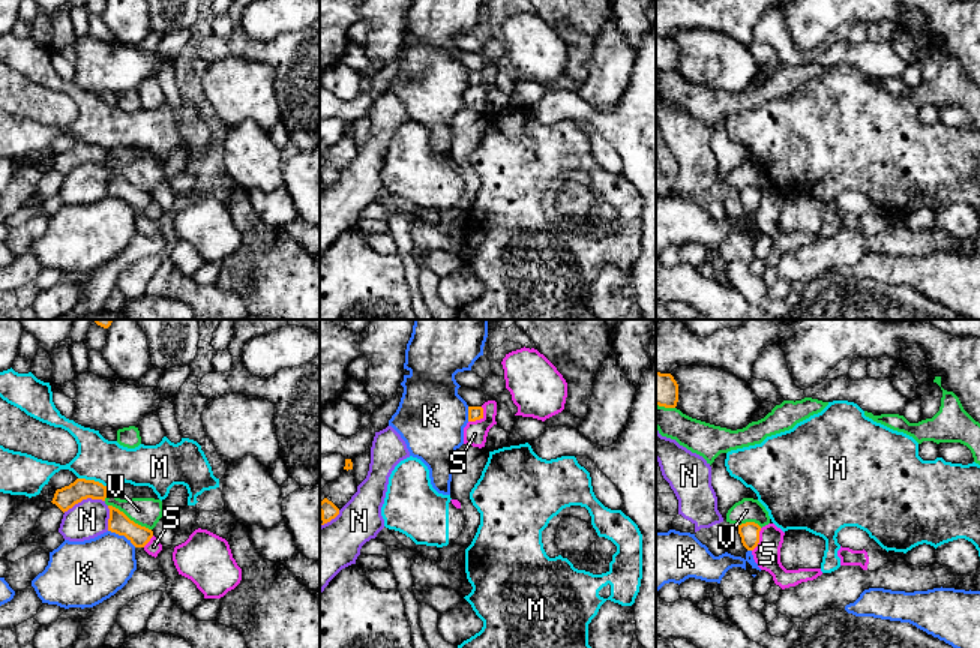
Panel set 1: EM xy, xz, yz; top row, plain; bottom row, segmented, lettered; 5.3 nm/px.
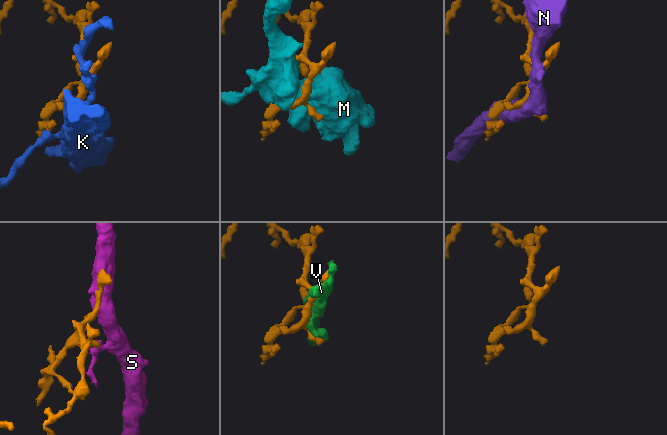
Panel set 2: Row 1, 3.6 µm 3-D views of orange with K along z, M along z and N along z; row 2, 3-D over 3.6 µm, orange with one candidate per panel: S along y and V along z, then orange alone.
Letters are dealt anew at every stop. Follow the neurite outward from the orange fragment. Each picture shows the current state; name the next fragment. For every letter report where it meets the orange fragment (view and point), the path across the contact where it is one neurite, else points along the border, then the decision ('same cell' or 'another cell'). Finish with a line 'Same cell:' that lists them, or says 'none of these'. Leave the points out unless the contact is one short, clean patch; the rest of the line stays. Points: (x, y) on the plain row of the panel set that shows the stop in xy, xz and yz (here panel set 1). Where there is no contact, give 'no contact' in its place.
K: contact xy (122, 198); border xy (108, 194), (123, 198), (135, 210); another cell
M: contact xy (93, 144); another cell
N: contact xy (83, 162); another cell
S: contact xz (479, 83); border xz (482, 71), (482, 80), (468, 86); another cell
V: contact xy (128, 182); another cell
Same cell: none of these

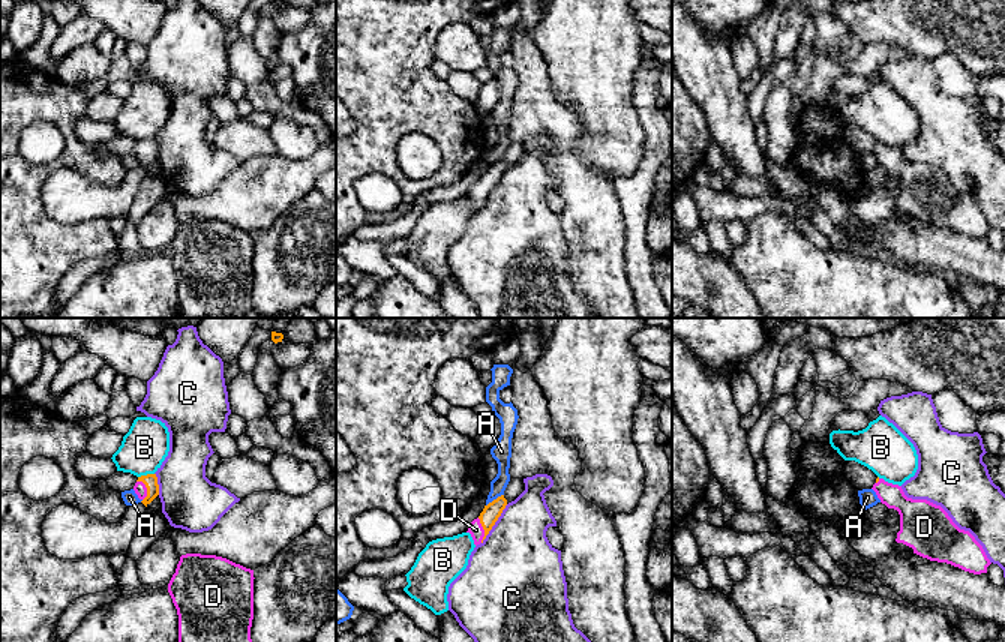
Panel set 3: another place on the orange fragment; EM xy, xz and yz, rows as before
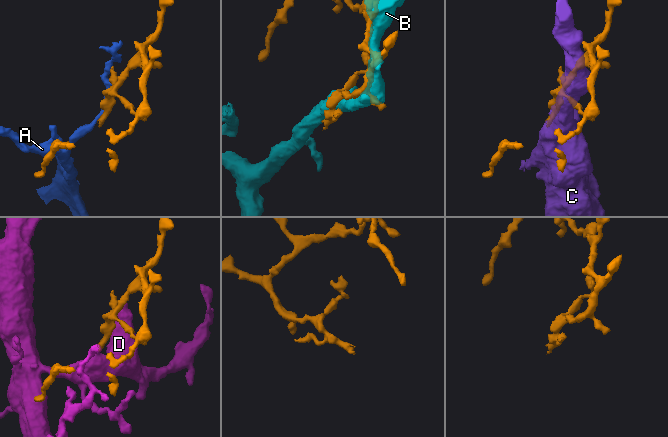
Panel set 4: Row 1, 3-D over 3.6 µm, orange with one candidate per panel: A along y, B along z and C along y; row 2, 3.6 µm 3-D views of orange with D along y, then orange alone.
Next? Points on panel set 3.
A: contact xz (494, 164); another cell
B: contact xy (147, 138); another cell
C: contact xz (494, 188); border xz (507, 168), (482, 207); another cell
D: contact xz (483, 192); way xz (491, 176), (483, 192), (476, 194); same cell
Same cell: D

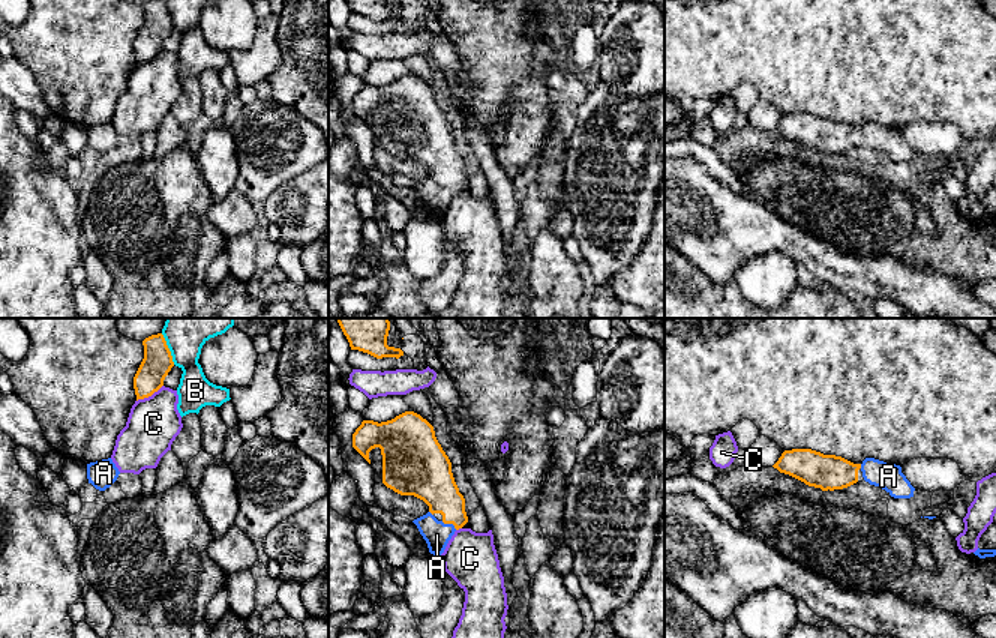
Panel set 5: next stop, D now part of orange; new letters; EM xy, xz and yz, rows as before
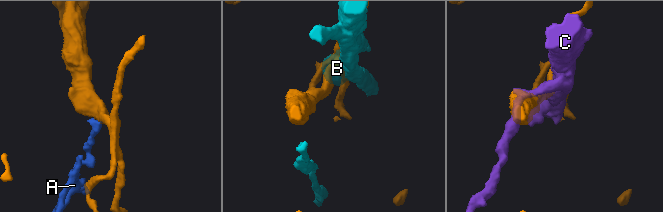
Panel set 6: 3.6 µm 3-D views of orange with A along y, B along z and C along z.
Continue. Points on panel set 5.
A: contact xz (449, 186); way xz (431, 144), (449, 165), (449, 186), (437, 198); same cell
B: contact xy (168, 14); another cell
C: contact xy (149, 59); another cell
Same cell: A

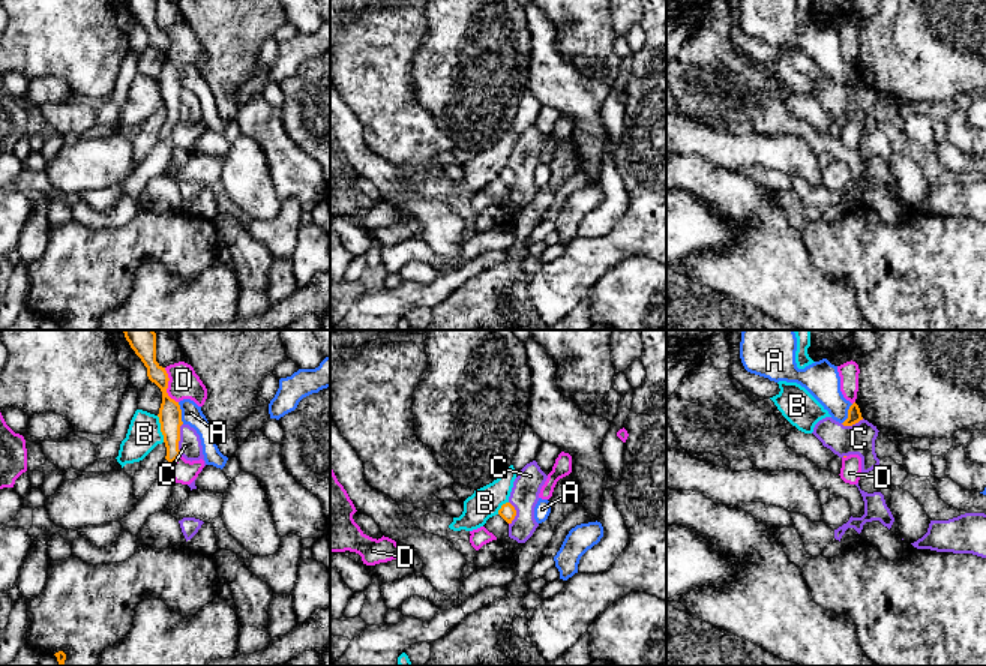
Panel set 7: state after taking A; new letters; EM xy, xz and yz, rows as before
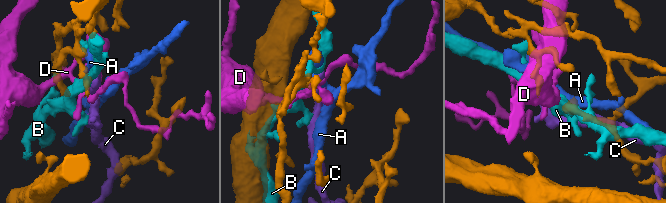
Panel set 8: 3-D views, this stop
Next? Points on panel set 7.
A: contact xy (180, 77); border xy (177, 66), (183, 87); another cell
B: contact xy (161, 93); another cell
C: contact xy (179, 104); another cell
D: contact xy (167, 50); another cell
Same cell: none of these

